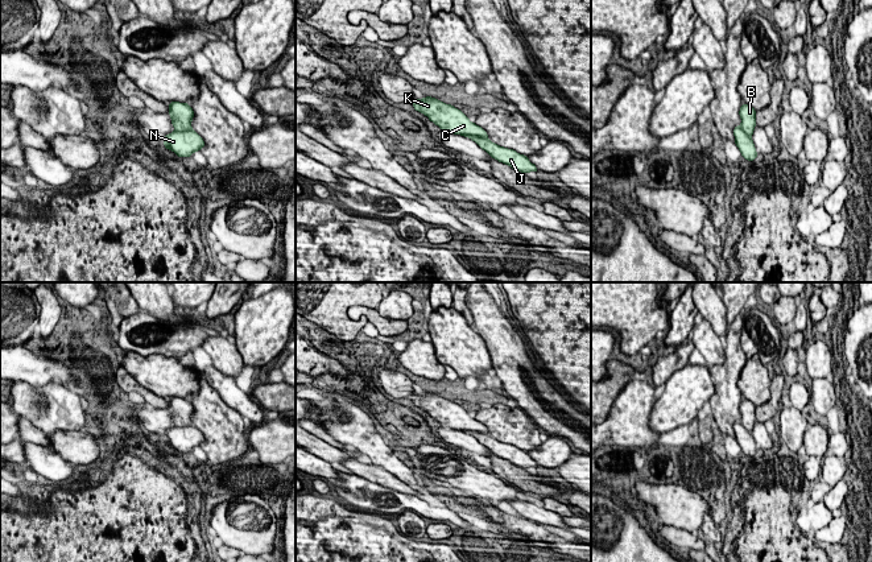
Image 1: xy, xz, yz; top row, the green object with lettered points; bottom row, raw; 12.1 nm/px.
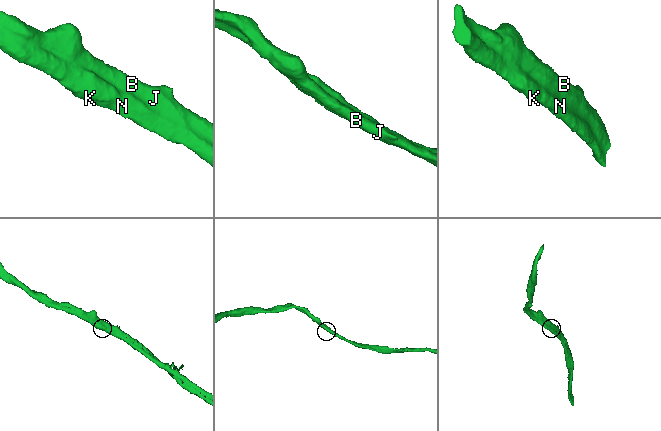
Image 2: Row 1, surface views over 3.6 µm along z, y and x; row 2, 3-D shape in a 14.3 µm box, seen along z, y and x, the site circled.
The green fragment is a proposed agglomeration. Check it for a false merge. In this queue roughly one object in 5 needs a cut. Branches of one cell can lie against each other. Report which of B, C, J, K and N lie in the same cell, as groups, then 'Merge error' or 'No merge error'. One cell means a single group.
Groups: B C J K N. No merge error

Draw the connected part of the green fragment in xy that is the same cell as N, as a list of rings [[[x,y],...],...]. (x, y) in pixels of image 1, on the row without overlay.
[[[171,397],[168,400],[174,427],[165,431],[164,442],[178,453],[189,453],[199,447],[206,439],[193,422],[194,406],[189,398]]]

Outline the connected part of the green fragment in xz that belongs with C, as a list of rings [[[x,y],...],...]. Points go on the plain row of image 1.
[[[425,392],[423,394],[413,393],[410,397],[416,406],[426,410],[441,425],[471,434],[499,458],[507,459],[512,464],[525,470],[529,467],[538,468],[537,462],[526,451],[489,437],[485,425],[471,418],[468,412],[454,401],[431,392]]]

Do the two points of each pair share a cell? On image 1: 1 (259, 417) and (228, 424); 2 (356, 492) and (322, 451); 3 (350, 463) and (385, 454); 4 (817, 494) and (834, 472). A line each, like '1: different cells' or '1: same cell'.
1: different cells
2: different cells
3: different cells
4: same cell

